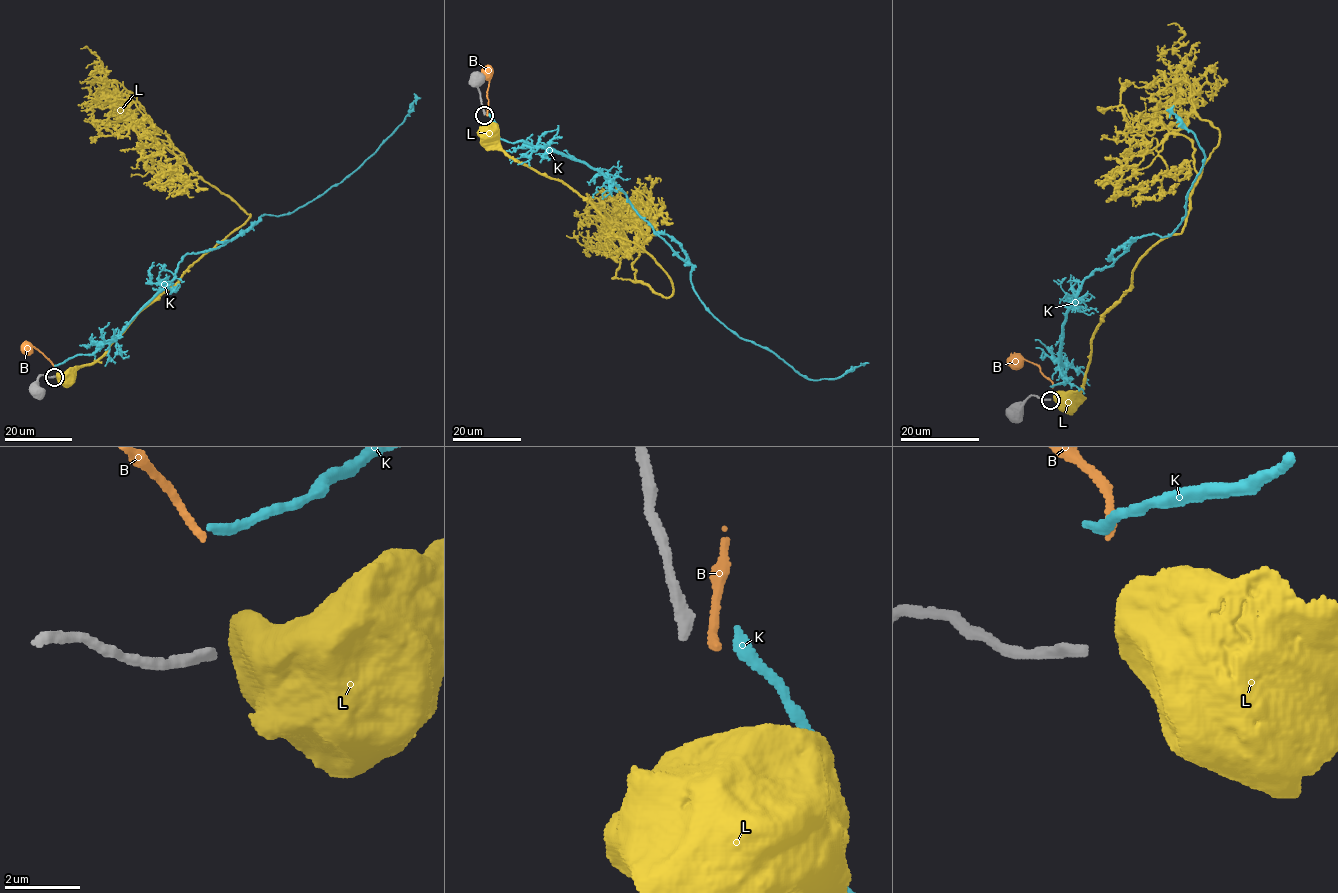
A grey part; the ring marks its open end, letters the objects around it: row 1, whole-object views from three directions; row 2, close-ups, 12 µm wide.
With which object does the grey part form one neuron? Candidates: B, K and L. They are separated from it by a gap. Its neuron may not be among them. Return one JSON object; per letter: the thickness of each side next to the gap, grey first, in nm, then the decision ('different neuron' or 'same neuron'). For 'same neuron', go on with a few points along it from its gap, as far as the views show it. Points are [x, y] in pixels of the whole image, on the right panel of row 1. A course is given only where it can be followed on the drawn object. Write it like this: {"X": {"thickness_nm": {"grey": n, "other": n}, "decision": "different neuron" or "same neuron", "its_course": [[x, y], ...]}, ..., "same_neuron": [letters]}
{"B": {"thickness_nm": {"grey": 320, "other": 190}, "decision": "different neuron"}, "K": {"thickness_nm": {"grey": 320, "other": 280}, "decision": "different neuron"}, "L": {"thickness_nm": {"grey": 320, "other": 800}, "decision": "different neuron"}, "same_neuron": []}

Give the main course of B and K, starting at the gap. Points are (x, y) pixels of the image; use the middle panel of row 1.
B: (487, 115), (487, 73)
K: (489, 114), (500, 138), (553, 148), (615, 184), (691, 266), (707, 311), (741, 338), (811, 379), (868, 363)

